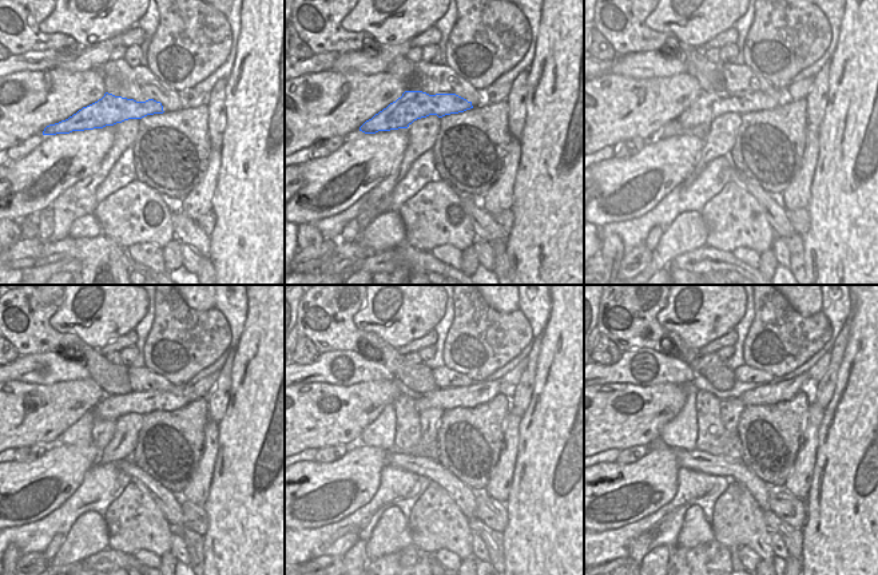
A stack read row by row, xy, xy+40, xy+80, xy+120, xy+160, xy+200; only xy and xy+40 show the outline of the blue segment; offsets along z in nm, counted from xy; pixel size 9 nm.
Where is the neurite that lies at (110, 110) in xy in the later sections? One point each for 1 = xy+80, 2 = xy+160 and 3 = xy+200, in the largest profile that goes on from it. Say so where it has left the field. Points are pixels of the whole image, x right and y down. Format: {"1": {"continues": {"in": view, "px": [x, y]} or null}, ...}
{"1": {"continues": {"in": "xy+80", "px": [708, 106]}}, "2": {"continues": {"in": "xy+160", "px": [483, 392]}}, "3": {"continues": {"in": "xy+200", "px": [775, 392]}}}

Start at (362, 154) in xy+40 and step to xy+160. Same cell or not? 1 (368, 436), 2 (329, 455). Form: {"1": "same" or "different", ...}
{"1": "different", "2": "different"}

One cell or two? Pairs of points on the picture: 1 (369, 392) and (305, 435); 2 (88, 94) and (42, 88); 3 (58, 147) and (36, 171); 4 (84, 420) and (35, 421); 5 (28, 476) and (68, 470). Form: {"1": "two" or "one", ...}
{"1": "one", "2": "one", "3": "one", "4": "two", "5": "one"}

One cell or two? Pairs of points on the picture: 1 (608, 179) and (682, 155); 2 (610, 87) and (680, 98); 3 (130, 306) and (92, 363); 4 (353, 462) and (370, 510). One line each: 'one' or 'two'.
1: one
2: one
3: two
4: two

